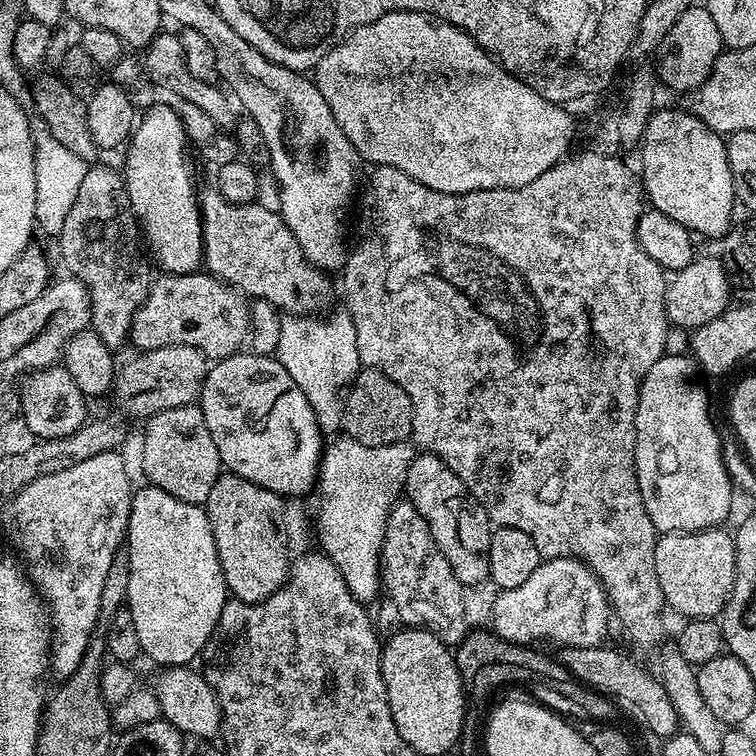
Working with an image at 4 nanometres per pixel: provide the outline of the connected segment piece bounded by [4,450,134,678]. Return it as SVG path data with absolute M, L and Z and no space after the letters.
M116 450L96 454L86 458L86 462L78 462L78 466L70 466L70 470L46 474L30 482L30 486L23 488L10 500L12 509L4 520L8 536L24 555L22 564L26 575L50 613L50 672L53 677L67 678L78 670L84 656L88 655L90 642L97 635L96 623L102 620L100 607L106 573L110 571L114 554L125 543L128 519L132 513L134 483L124 469L120 454Z

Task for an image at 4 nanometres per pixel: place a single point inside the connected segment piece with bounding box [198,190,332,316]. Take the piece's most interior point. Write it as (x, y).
(275, 270)

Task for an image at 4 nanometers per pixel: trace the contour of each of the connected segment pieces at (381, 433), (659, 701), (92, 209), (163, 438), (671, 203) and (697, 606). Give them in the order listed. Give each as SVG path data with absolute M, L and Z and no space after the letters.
M361 367L347 389L344 401L343 431L362 446L386 446L407 441L412 435L412 399L377 368Z
M601 646L598 648L560 648L560 665L571 672L581 684L587 684L593 692L601 693L613 701L621 713L629 712L636 720L641 720L656 738L671 738L677 735L681 727L680 716L674 703L661 681L651 676L646 669L640 668L636 660L631 660L624 652L616 648Z
M91 165L58 237L67 273L84 284L92 303L91 331L111 350L130 340L136 312L154 283L153 265L142 247L140 224L126 195L123 175L108 166Z
M199 403L174 406L174 410L162 410L147 417L144 428L144 445L140 448L140 460L144 463L147 483L153 488L166 490L182 502L207 505L210 490L222 474L222 465L214 438L202 418Z
M664 108L656 110L649 119L649 124L646 126L644 137L642 139L642 147L644 149L640 152L640 164L644 167L644 176L642 172L642 191L646 197L647 203L651 205L653 209L662 214L666 214L670 218L674 218L682 226L686 226L689 232L700 236L717 236L717 238L723 237L725 233L733 227L734 219L732 220L732 208L737 207L736 195L734 194L734 182L732 181L732 175L730 174L730 162L726 158L726 140L721 133L710 130L706 126L706 122L702 122L697 116L692 115L687 110L681 110L679 112L676 108Z
M723 527L706 528L702 532L665 532L659 537L654 546L654 570L658 570L658 586L662 586L665 605L676 612L681 612L684 618L716 618L724 611L724 605L728 603L728 595L732 593L734 578L736 577L736 541L733 533L723 532Z

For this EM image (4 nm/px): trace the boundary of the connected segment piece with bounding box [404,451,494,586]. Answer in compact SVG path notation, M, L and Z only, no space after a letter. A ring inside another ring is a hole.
M421 451L413 455L408 473L404 479L406 499L412 503L414 510L426 518L438 550L446 554L454 578L465 586L489 583L490 574L490 538L493 525L484 513L484 507L468 493L468 487L450 470L450 466L432 452Z

